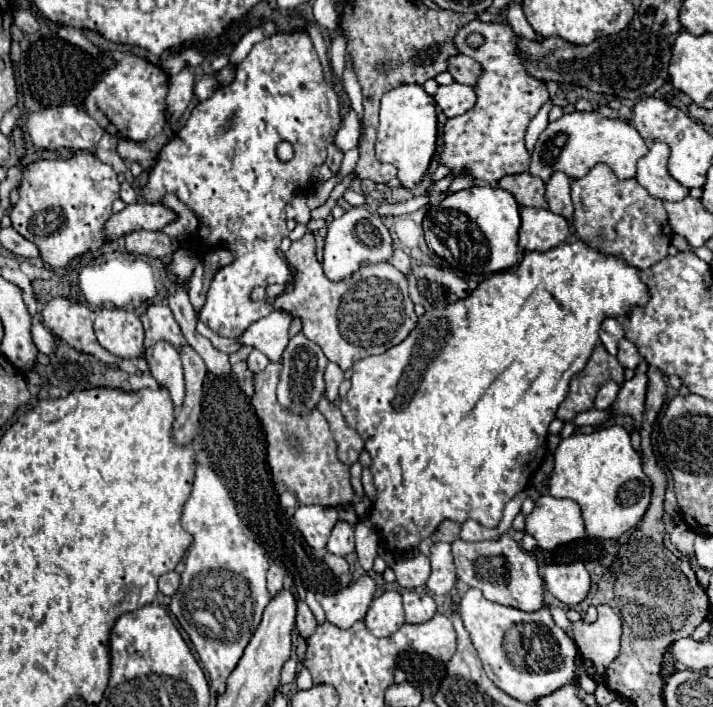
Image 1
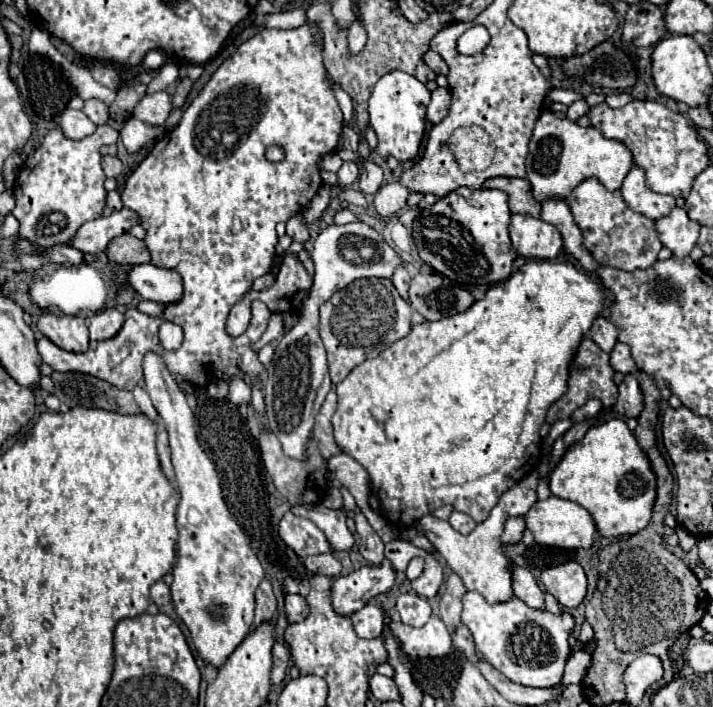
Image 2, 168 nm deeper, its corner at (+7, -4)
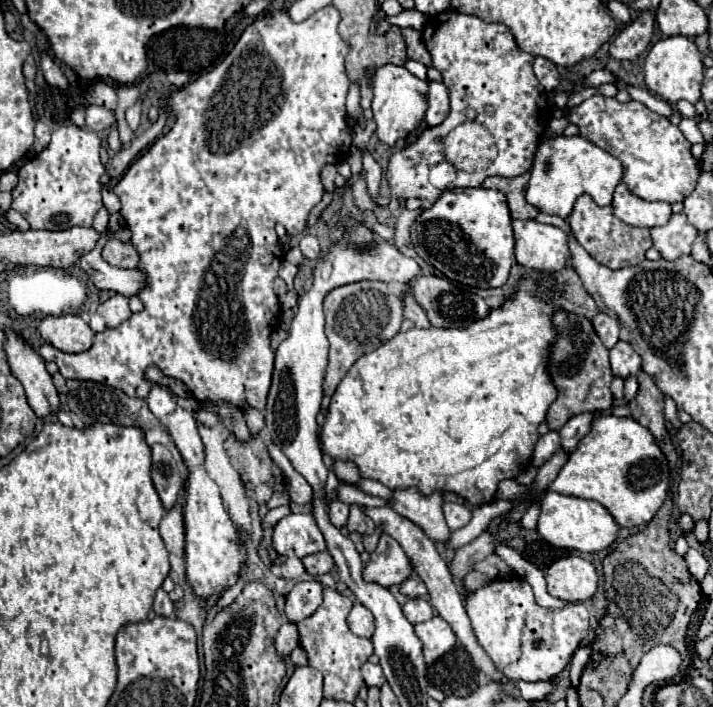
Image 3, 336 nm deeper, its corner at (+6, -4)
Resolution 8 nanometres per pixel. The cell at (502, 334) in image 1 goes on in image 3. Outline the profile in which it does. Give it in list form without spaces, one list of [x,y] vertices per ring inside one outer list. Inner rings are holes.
[[[522,280],[518,284],[516,294],[502,308],[492,310],[488,314],[488,318],[478,320],[478,322],[474,322],[472,326],[468,326],[464,330],[458,330],[458,328],[448,328],[448,330],[444,330],[444,328],[430,328],[430,330],[410,328],[408,332],[396,334],[392,340],[382,344],[378,350],[358,358],[358,362],[354,362],[354,366],[342,378],[342,382],[338,384],[338,388],[336,388],[332,400],[330,400],[328,414],[322,422],[322,428],[318,430],[320,450],[324,454],[328,454],[330,458],[334,458],[334,460],[354,462],[360,470],[360,476],[378,480],[384,486],[388,486],[390,490],[418,486],[424,494],[430,494],[434,490],[454,492],[454,494],[462,496],[464,500],[468,500],[474,506],[482,506],[482,504],[492,502],[496,486],[498,486],[500,480],[514,478],[520,470],[528,468],[534,444],[538,440],[538,424],[544,422],[546,410],[556,398],[556,388],[554,388],[554,384],[552,384],[552,380],[546,372],[546,360],[548,360],[550,344],[556,340],[556,330],[550,322],[550,316],[556,310],[556,306],[540,302],[538,296],[540,296],[540,292],[538,292],[536,284],[532,280]]]

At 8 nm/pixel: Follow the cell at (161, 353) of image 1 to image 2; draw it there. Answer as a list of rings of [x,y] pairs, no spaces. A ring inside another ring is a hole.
[[[147,352],[143,372],[145,390],[159,416],[165,420],[165,428],[169,432],[171,460],[177,476],[175,484],[181,494],[177,508],[179,552],[171,584],[173,606],[187,626],[203,662],[219,670],[225,664],[225,658],[229,658],[229,654],[233,654],[233,650],[241,644],[241,638],[249,634],[255,612],[255,590],[265,578],[265,572],[255,552],[249,548],[247,536],[233,520],[223,500],[217,470],[199,446],[193,412],[175,378],[169,374],[165,360],[157,352]]]

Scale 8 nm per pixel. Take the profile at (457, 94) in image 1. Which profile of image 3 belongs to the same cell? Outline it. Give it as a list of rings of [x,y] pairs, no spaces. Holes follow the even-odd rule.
[[[430,82],[428,90],[428,110],[426,110],[426,124],[438,126],[450,112],[450,100],[448,100],[448,88],[442,82]]]

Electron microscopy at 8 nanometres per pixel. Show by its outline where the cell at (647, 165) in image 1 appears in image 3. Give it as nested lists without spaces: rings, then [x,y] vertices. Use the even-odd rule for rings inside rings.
[[[620,182],[614,190],[612,208],[616,218],[620,218],[630,226],[640,226],[640,228],[664,226],[672,214],[672,206],[668,202],[646,202],[630,194],[624,182]]]

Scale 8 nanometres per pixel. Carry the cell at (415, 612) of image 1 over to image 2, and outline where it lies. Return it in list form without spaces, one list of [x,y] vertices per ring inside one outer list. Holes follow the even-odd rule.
[[[401,594],[397,596],[397,610],[403,624],[423,626],[431,618],[431,606],[419,594]]]

